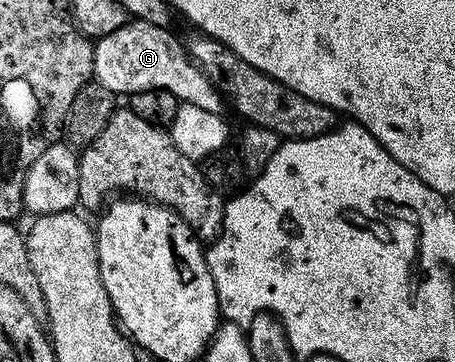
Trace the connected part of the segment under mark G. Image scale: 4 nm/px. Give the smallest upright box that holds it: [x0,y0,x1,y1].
[93,18,224,112]

